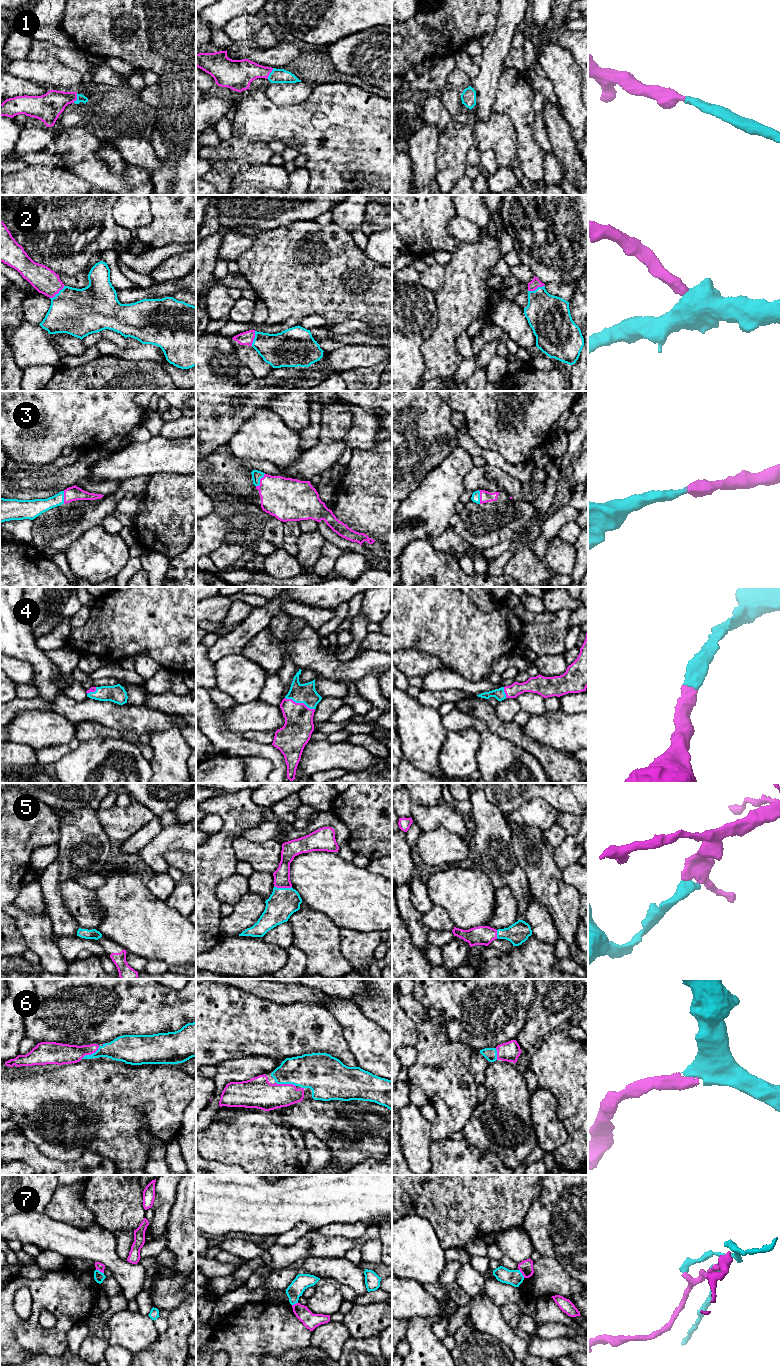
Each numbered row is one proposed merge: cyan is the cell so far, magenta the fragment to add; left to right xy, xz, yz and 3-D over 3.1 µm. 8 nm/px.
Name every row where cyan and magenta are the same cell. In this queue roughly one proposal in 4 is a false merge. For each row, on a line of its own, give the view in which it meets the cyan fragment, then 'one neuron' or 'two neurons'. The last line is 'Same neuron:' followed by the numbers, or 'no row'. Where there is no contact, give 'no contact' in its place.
1: xy | one neuron
2: xy | one neuron
3: xz | one neuron
4: xz | one neuron
5: xz | one neuron
6: xy | one neuron
7: yz | two neurons
Same neuron: 1, 2, 3, 4, 5, 6

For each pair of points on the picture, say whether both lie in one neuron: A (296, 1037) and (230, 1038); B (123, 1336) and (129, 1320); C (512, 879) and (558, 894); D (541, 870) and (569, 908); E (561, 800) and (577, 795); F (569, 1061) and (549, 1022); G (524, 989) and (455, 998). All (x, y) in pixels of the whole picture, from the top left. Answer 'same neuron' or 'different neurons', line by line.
A: same neuron
B: same neuron
C: different neurons
D: same neuron
E: same neuron
F: different neurons
G: same neuron

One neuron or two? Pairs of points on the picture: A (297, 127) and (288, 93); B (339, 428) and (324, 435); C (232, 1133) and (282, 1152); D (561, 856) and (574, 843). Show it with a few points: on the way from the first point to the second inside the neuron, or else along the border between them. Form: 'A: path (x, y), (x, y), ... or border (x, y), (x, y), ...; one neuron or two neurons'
A: border (311, 92), (291, 105), (277, 105), (269, 99); two neurons
B: path (335, 428), (328, 433); one neuron
C: path (244, 1139), (255, 1140), (270, 1152); one neuron
D: path (564, 853), (571, 846); one neuron

